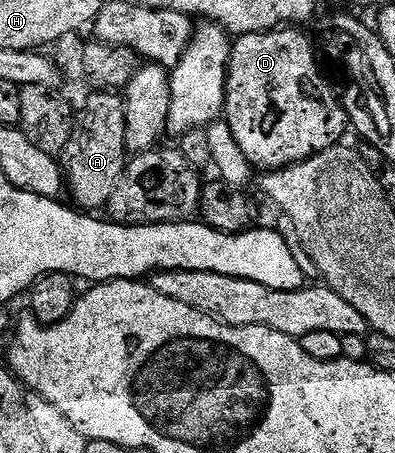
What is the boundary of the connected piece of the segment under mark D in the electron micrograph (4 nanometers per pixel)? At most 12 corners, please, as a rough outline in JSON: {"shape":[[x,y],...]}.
{"shape":[[287,25],[238,36],[225,122],[252,168],[340,146],[347,111]]}

